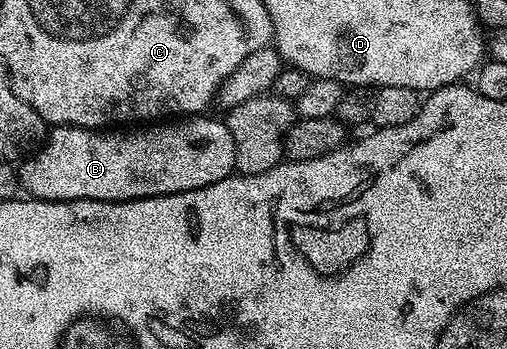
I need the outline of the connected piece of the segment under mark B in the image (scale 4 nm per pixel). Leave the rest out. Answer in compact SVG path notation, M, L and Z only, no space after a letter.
M190 115L185 119L170 119L165 123L146 123L141 127L134 127L131 133L126 131L95 131L81 129L75 125L59 125L51 128L48 140L39 148L38 152L25 158L20 165L20 185L27 189L31 198L39 201L75 201L76 199L92 199L93 201L135 201L145 197L159 197L160 195L172 195L180 191L192 191L200 187L208 187L208 183L220 183L220 179L231 176L235 172L236 145L232 143L232 131L228 131L225 120L218 121L211 115Z

